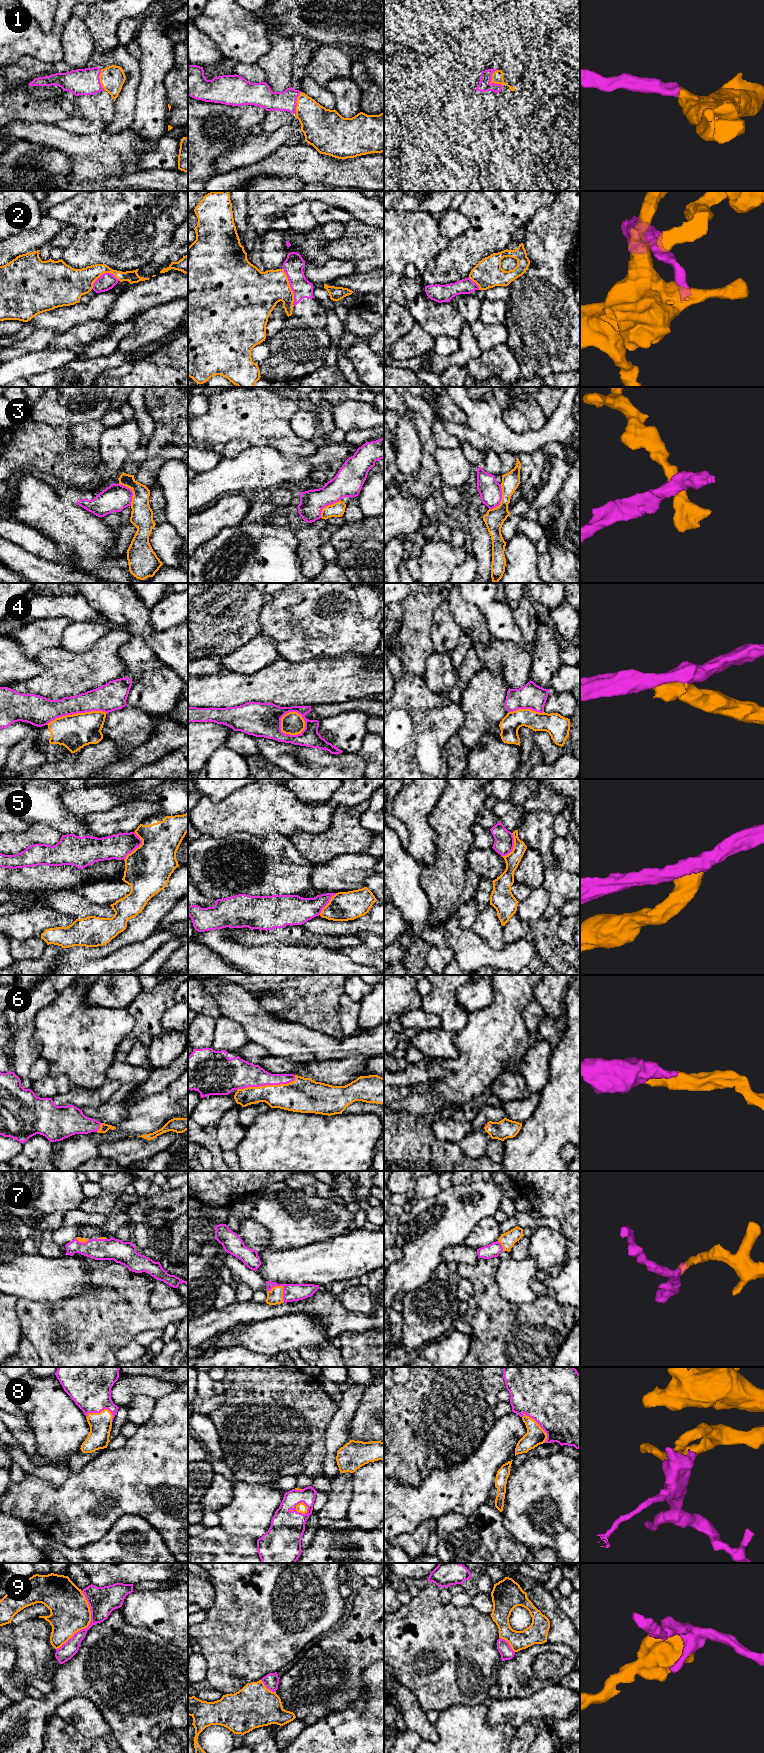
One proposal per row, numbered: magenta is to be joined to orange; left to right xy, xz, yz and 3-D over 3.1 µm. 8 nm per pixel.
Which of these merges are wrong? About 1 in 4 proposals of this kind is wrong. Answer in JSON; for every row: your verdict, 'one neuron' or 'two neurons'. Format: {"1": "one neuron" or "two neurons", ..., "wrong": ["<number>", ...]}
{"1": "one neuron", "2": "two neurons", "3": "two neurons", "4": "two neurons", "5": "two neurons", "6": "one neuron", "7": "one neuron", "8": "one neuron", "9": "two neurons", "wrong": ["2", "3", "4", "5", "9"]}

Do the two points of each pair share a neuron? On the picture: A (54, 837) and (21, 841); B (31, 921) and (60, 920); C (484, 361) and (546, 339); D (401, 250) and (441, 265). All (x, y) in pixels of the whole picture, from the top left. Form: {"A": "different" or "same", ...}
{"A": "same", "B": "same", "C": "different", "D": "different"}

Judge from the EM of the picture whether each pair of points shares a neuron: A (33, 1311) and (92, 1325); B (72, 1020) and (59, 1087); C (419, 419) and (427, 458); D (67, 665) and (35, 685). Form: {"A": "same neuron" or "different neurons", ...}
{"A": "same neuron", "B": "different neurons", "C": "same neuron", "D": "same neuron"}

